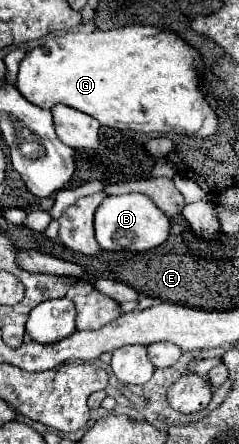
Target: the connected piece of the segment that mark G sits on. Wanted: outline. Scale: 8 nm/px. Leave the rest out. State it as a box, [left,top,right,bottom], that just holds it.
[17,25,219,139]

